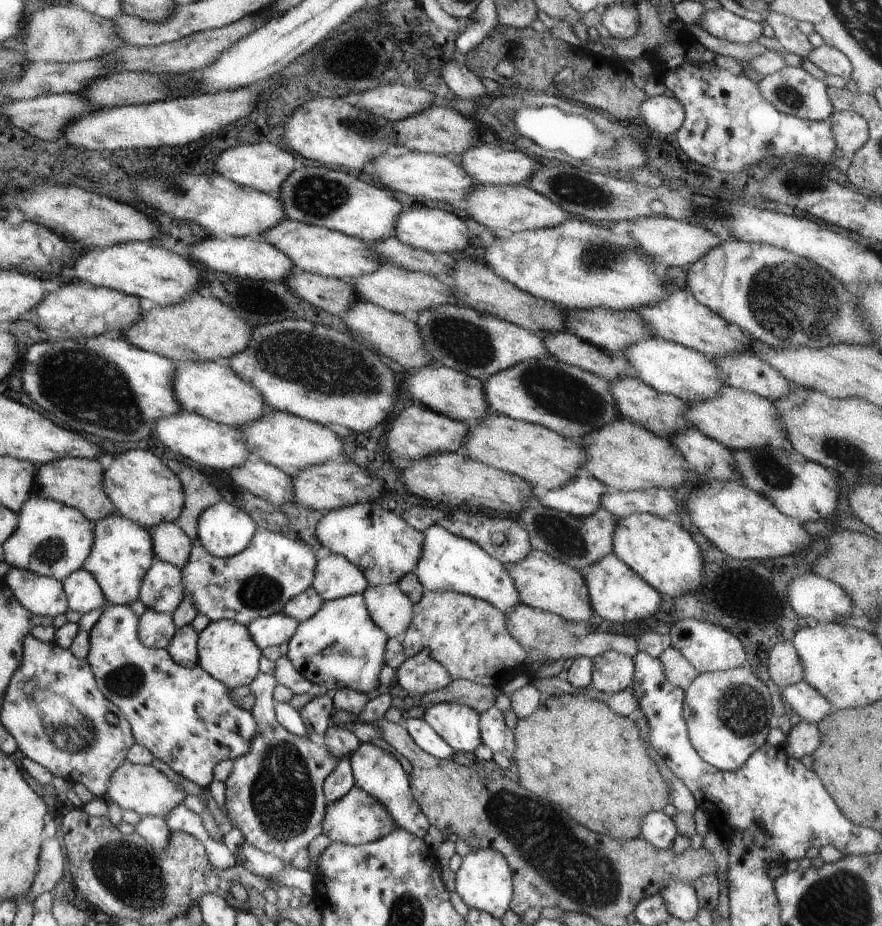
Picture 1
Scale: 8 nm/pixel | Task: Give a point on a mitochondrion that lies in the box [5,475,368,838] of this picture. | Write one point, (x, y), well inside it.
(68, 728)

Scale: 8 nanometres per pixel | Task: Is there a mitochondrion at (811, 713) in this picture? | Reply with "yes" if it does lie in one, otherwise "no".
no

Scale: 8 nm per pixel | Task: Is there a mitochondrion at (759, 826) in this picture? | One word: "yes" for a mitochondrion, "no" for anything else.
no

